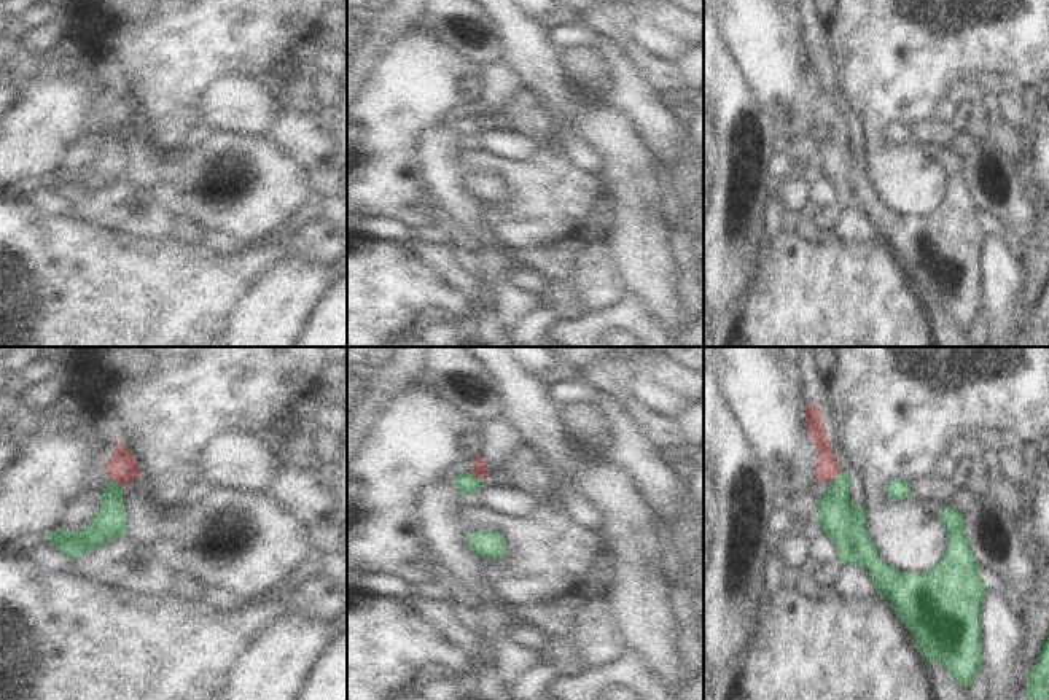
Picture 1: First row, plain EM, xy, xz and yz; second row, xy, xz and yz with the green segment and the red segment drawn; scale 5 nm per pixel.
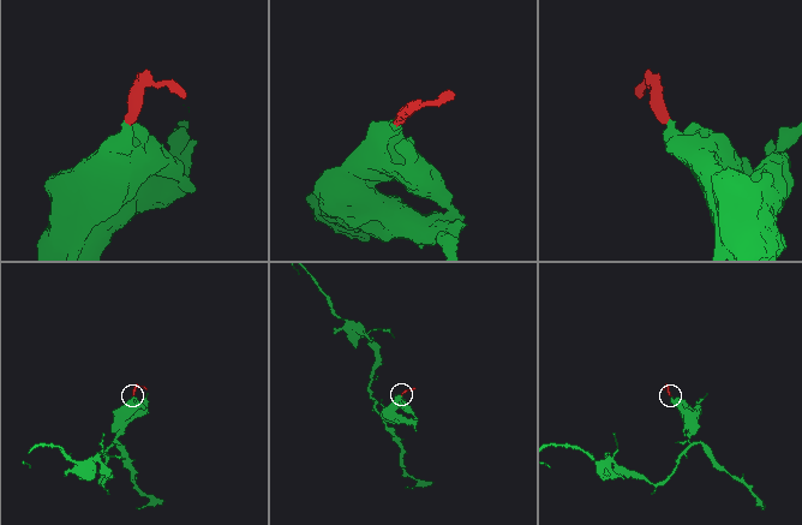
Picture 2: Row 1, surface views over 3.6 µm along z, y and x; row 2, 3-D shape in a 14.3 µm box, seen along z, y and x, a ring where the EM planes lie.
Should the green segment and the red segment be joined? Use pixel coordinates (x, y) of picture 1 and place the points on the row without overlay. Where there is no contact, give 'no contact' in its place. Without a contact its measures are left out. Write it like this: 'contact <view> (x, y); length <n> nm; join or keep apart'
contact yz (834, 123); length 100 nm; join

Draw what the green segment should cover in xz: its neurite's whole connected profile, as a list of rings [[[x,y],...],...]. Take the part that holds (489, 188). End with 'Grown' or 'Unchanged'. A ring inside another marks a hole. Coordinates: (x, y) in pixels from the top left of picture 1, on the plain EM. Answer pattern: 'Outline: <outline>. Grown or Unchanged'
Outline: [[[481,175],[466,180],[470,192],[486,202],[500,202],[506,197],[506,188],[501,177]]]. Unchanged.

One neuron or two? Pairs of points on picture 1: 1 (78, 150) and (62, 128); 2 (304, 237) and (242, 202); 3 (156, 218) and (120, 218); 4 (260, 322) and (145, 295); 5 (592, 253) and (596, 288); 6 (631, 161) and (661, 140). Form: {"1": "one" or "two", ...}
{"1": "two", "2": "two", "3": "one", "4": "two", "5": "one", "6": "two"}

